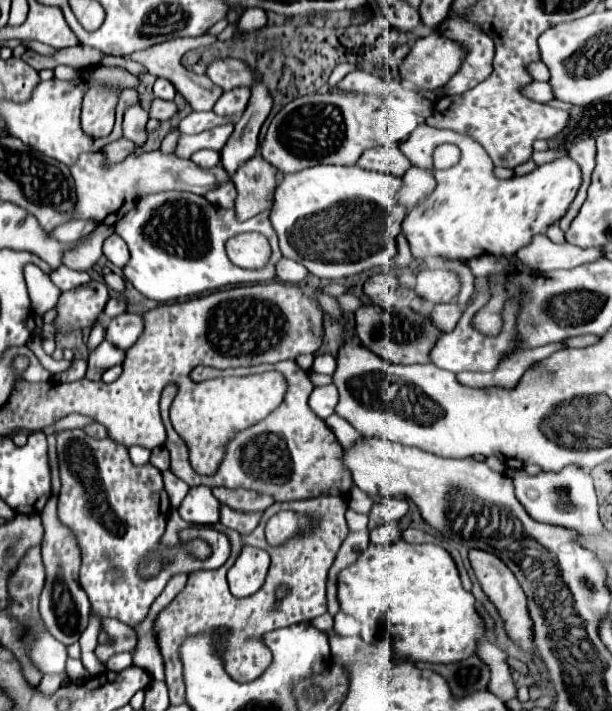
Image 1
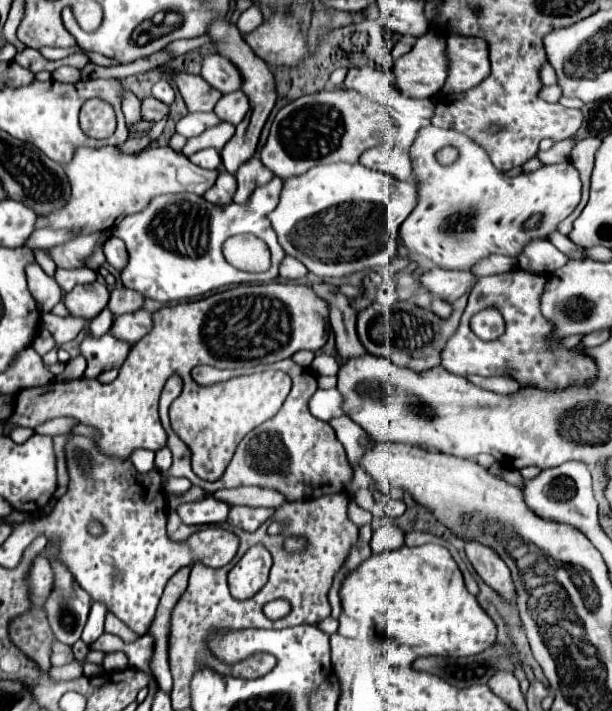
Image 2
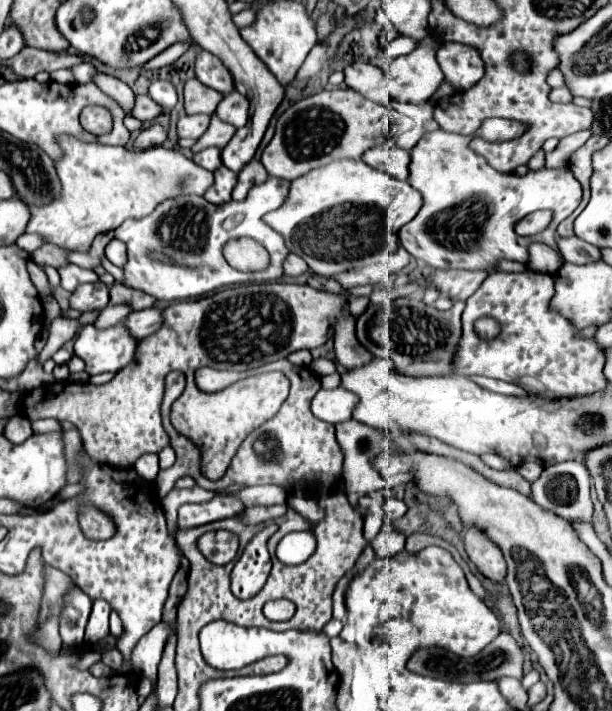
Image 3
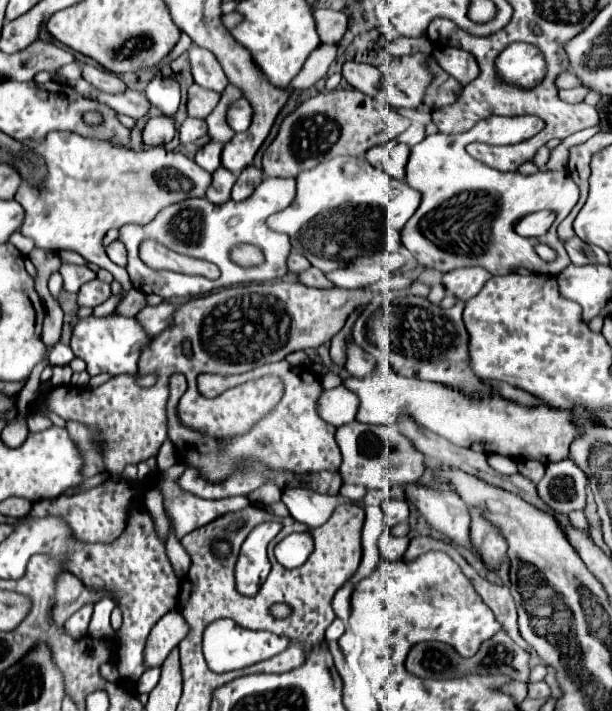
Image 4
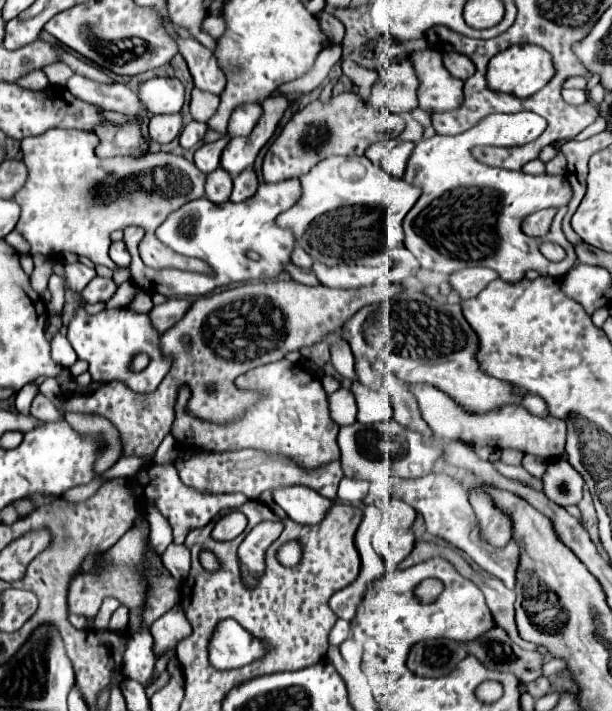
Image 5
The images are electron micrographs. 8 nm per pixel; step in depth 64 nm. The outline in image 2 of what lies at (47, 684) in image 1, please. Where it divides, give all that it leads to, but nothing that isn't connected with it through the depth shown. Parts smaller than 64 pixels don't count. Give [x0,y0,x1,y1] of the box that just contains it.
[50,660,82,680]

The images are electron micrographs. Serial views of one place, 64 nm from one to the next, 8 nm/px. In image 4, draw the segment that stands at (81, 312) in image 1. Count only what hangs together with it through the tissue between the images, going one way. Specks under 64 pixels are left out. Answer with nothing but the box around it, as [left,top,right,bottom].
[78,280,110,308]

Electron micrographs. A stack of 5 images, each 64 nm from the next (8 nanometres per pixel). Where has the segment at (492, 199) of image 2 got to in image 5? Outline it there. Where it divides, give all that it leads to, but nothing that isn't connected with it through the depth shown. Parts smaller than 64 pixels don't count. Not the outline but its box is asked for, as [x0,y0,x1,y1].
[404,112,576,282]

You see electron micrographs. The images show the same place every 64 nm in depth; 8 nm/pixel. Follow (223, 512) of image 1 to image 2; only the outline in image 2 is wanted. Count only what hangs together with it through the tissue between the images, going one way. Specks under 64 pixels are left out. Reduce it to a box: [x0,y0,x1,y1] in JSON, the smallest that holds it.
[226,506,272,532]

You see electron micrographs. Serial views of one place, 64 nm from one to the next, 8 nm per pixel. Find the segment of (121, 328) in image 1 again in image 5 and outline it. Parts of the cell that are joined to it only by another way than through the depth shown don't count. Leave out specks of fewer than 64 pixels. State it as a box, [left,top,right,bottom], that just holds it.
[148,298,190,334]

